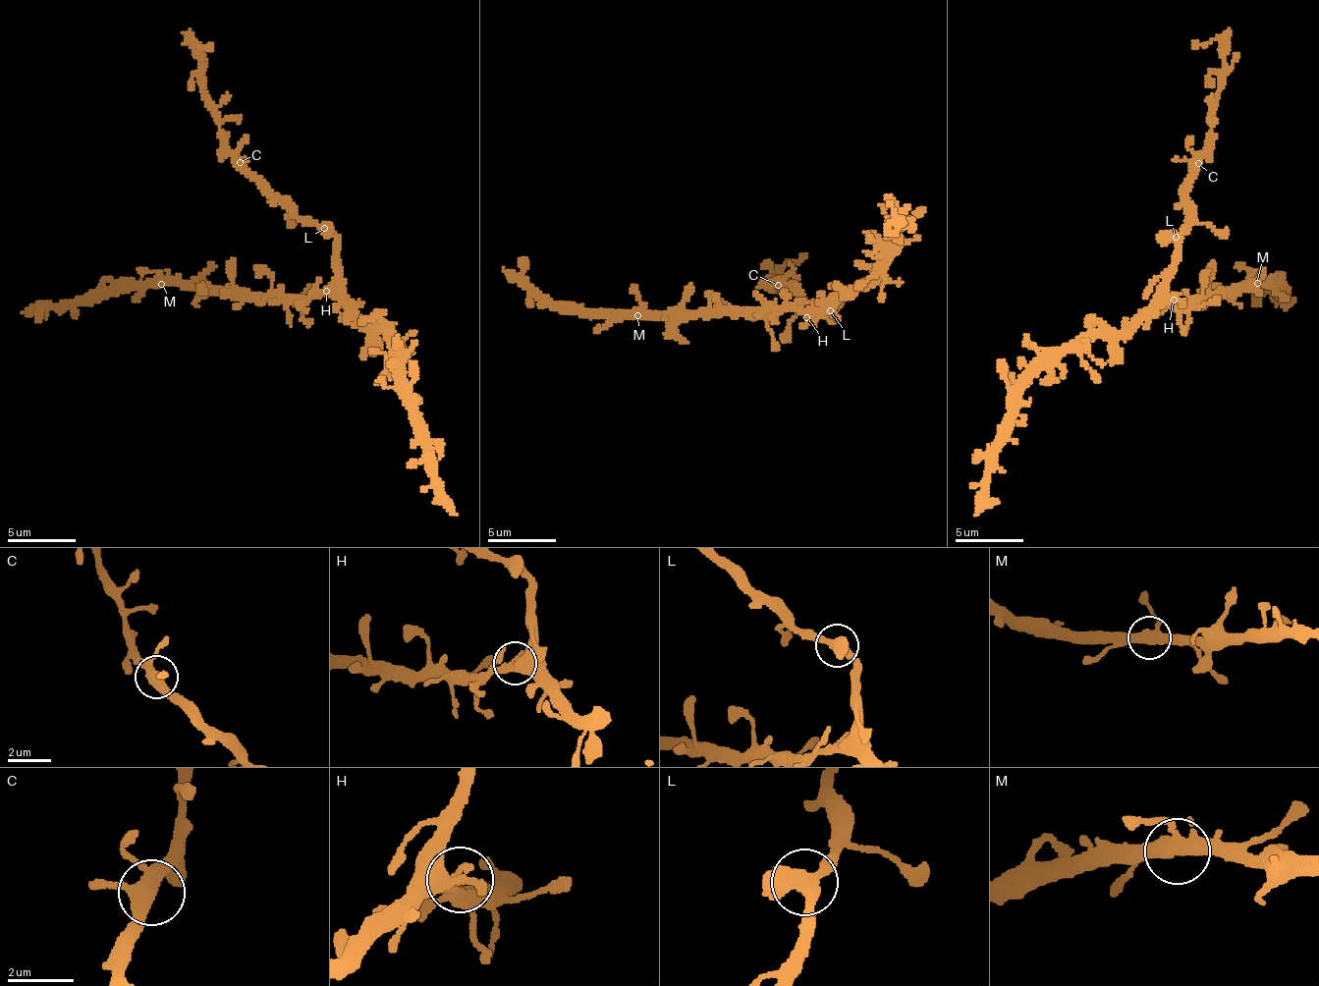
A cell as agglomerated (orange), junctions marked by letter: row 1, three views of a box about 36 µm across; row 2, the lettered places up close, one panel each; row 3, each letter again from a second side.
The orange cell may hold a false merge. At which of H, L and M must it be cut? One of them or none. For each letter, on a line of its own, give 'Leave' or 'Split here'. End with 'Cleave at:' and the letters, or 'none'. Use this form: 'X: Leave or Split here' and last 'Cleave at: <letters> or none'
H: Leave
L: Leave
M: Leave
Cleave at: none

